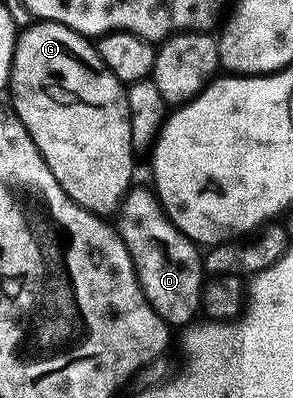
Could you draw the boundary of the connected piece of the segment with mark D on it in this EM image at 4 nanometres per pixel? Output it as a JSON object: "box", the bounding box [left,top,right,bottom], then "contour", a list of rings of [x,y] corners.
{"box":[118,189,206,327],"contour":[[[129,189],[119,207],[118,232],[136,272],[136,282],[142,287],[150,307],[170,327],[191,326],[202,309],[202,294],[206,284],[201,246],[180,233],[167,215],[153,190]]]}

